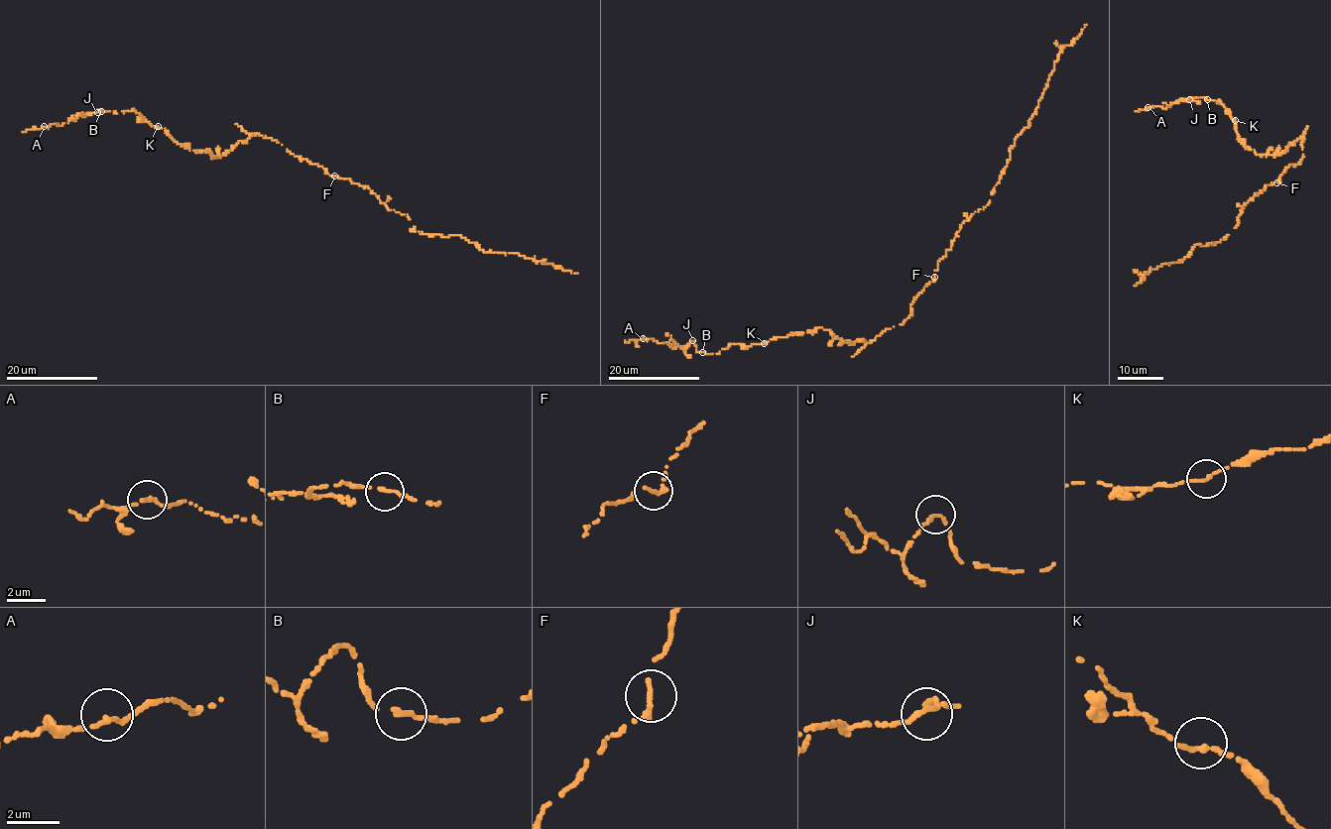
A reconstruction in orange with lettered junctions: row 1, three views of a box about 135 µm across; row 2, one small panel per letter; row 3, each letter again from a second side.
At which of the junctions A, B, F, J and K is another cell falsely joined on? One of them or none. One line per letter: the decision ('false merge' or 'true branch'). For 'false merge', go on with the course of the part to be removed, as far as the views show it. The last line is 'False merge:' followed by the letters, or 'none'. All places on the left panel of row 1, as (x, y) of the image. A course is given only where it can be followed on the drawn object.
A: true branch
B: true branch
F: true branch
J: true branch
K: true branch
False merge: none

